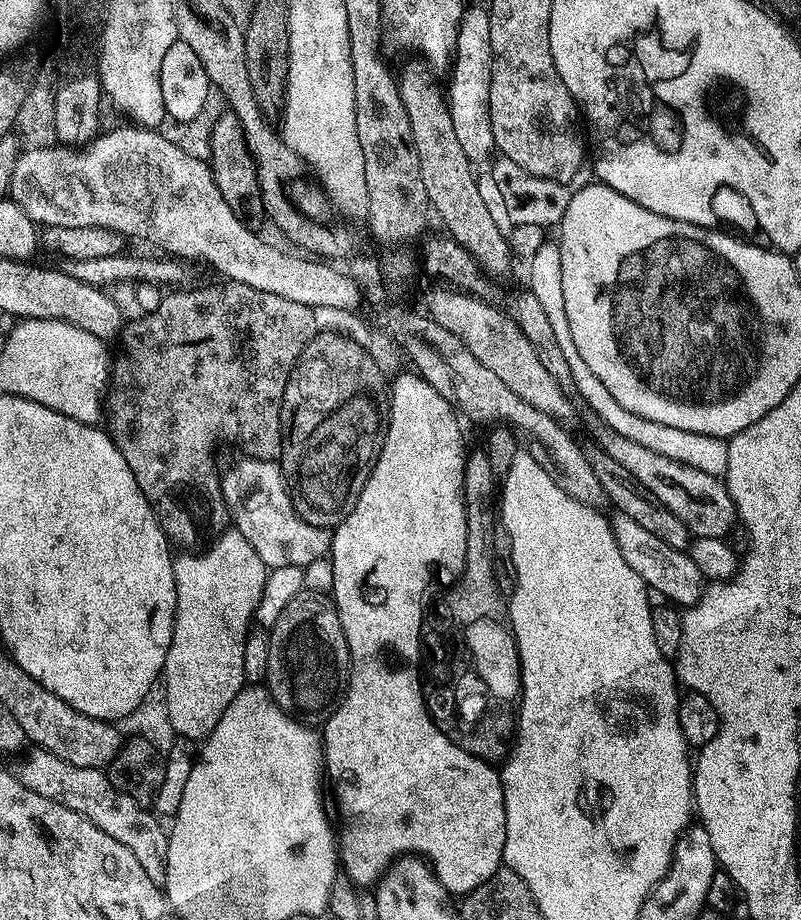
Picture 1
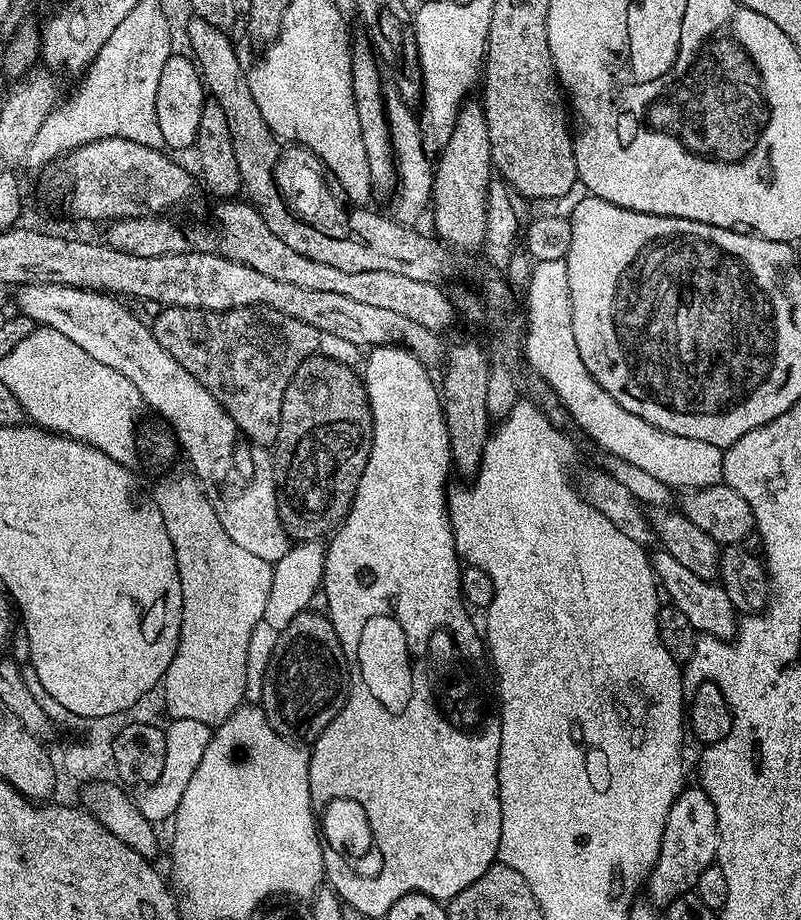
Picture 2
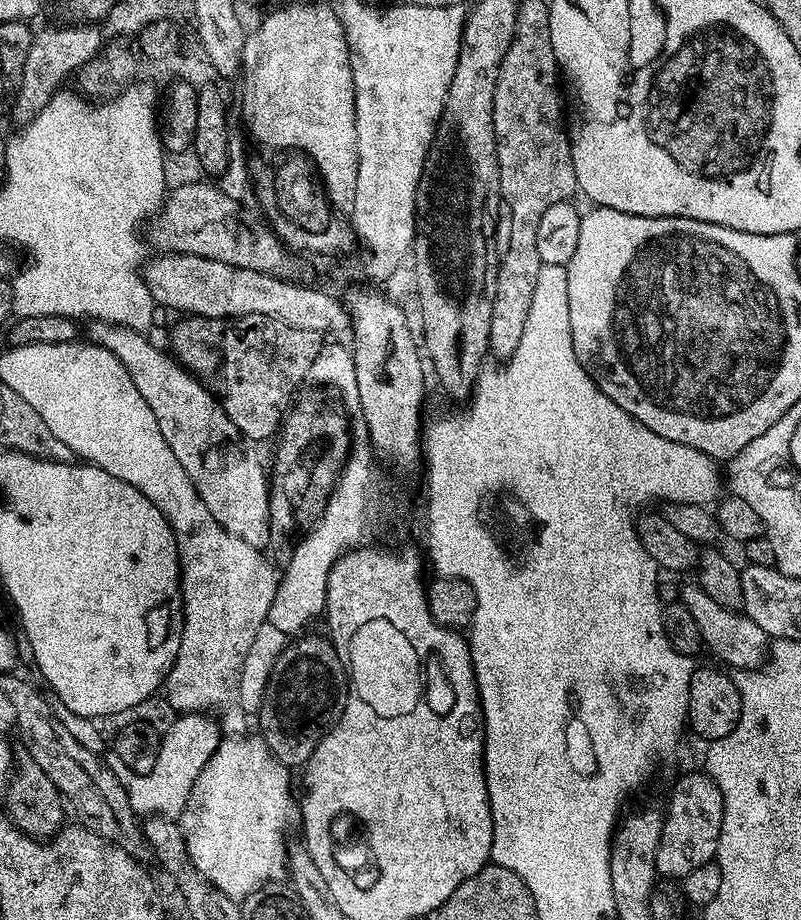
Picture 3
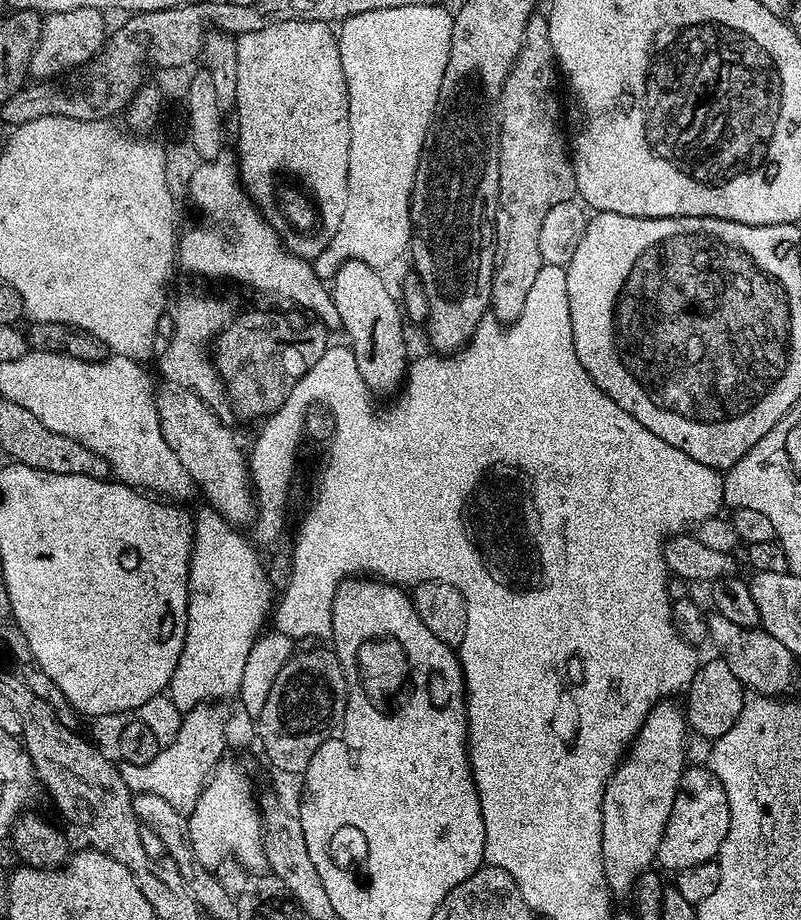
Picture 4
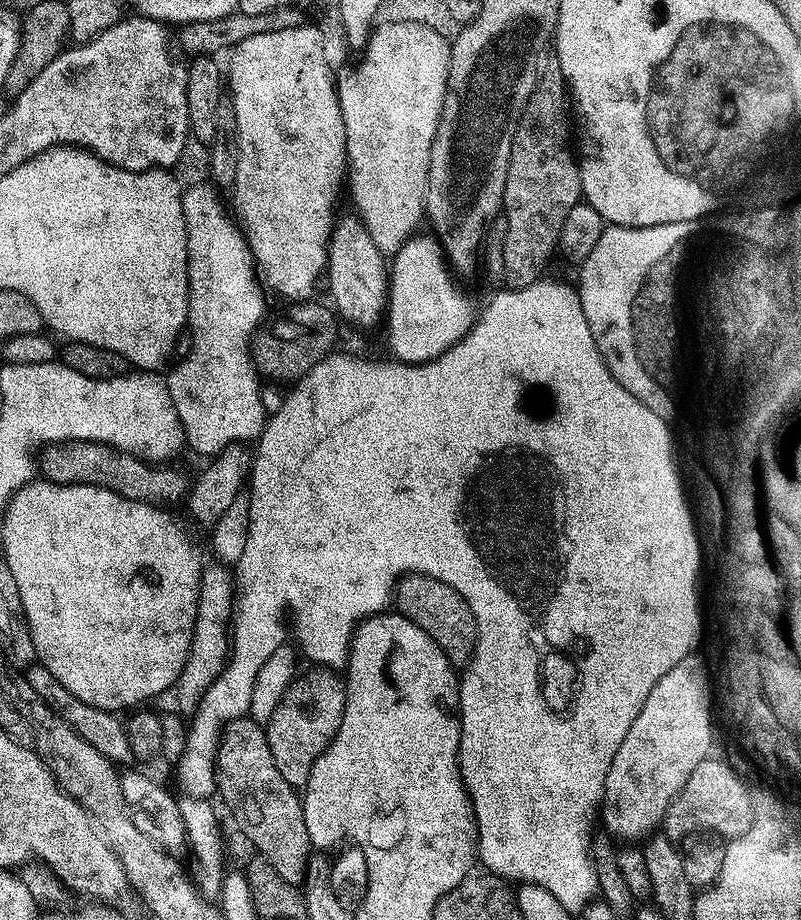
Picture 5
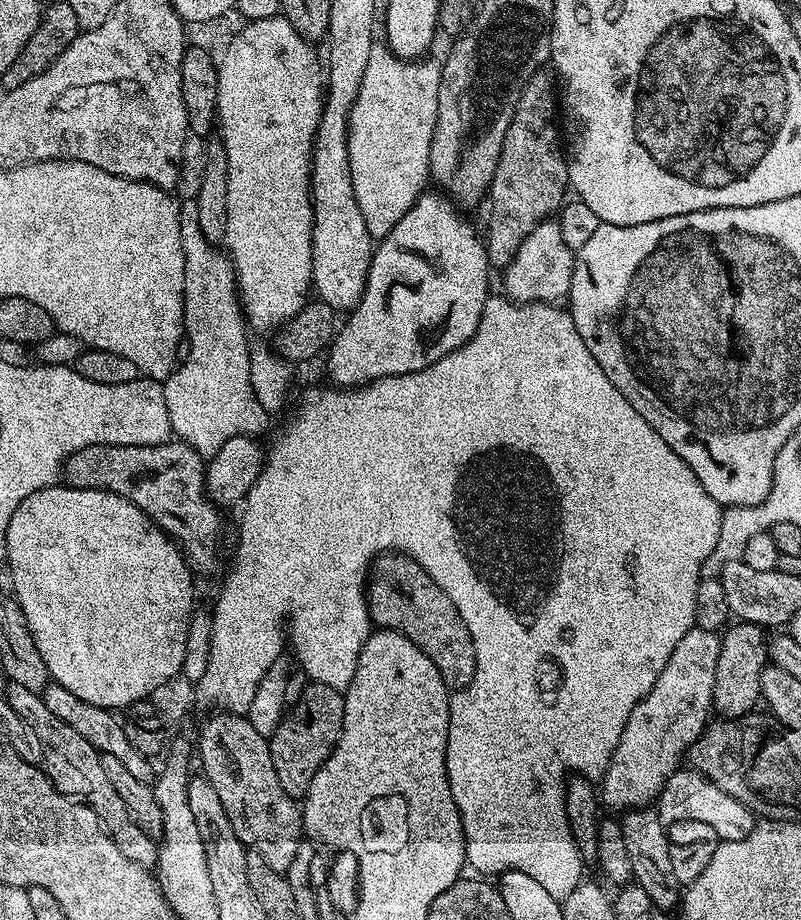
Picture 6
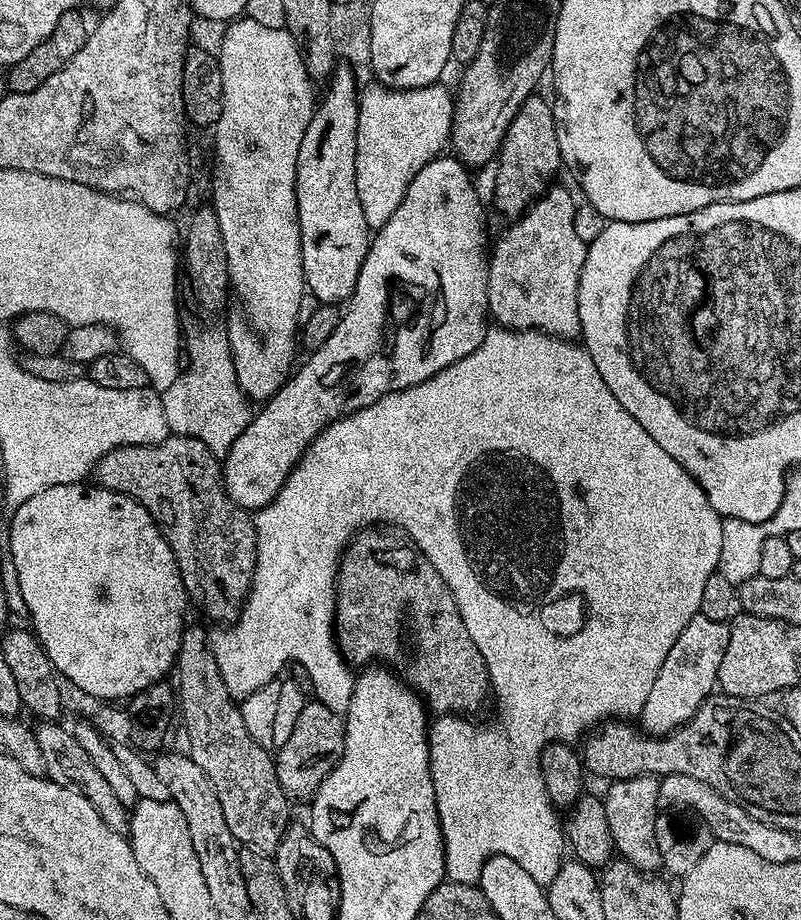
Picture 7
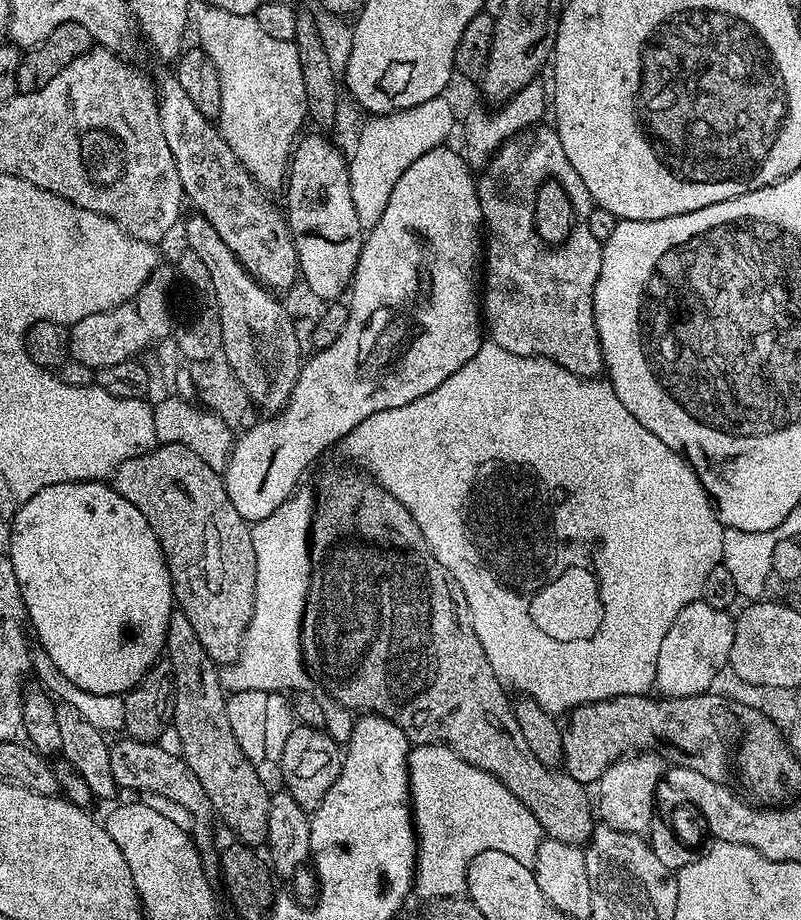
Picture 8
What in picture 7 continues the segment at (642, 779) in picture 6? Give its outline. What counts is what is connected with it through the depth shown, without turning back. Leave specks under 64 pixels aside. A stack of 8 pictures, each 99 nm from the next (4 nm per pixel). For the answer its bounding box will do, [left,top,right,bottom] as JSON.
[638,614,730,736]

